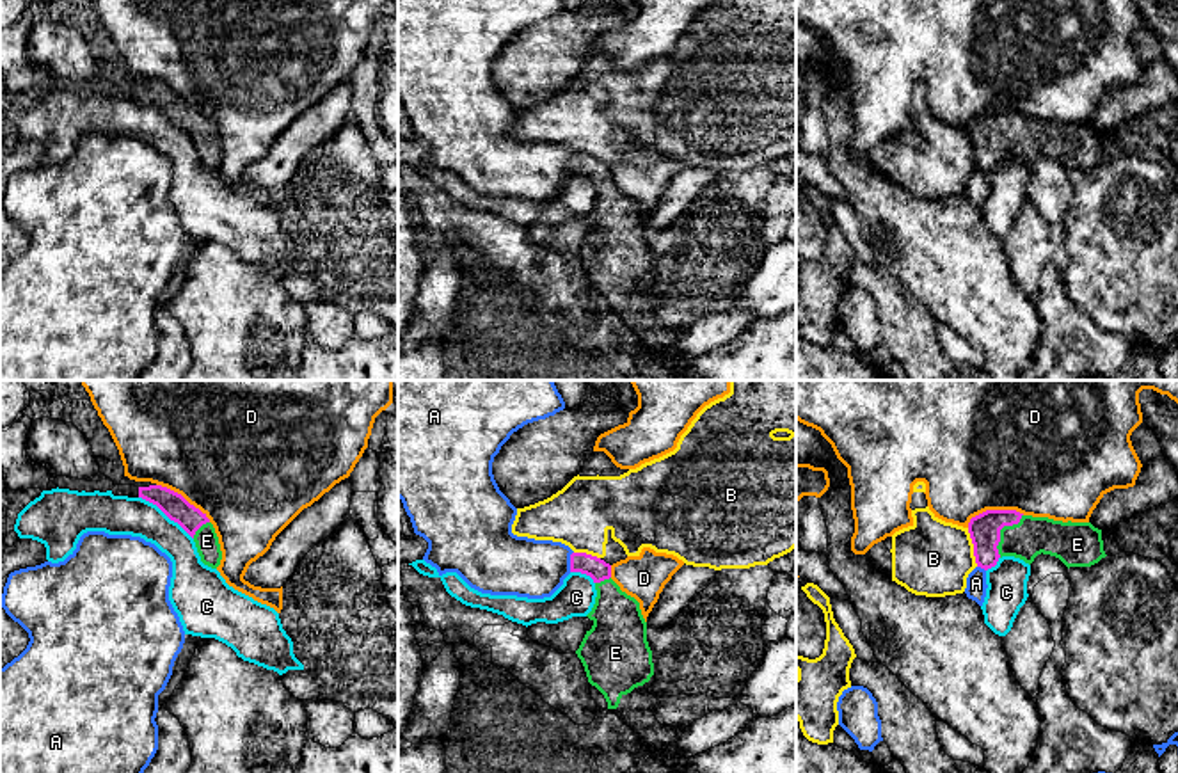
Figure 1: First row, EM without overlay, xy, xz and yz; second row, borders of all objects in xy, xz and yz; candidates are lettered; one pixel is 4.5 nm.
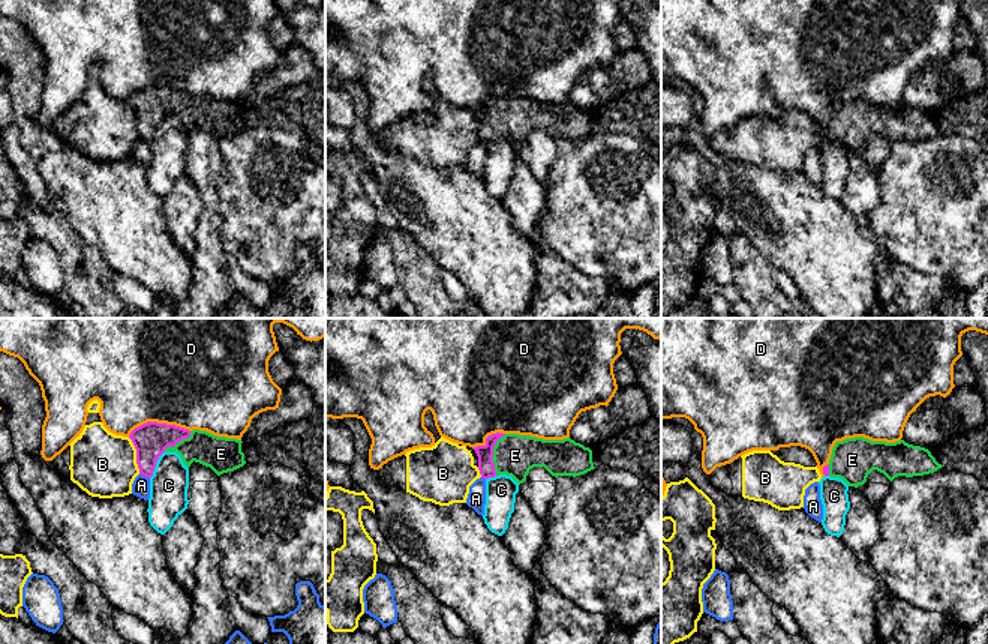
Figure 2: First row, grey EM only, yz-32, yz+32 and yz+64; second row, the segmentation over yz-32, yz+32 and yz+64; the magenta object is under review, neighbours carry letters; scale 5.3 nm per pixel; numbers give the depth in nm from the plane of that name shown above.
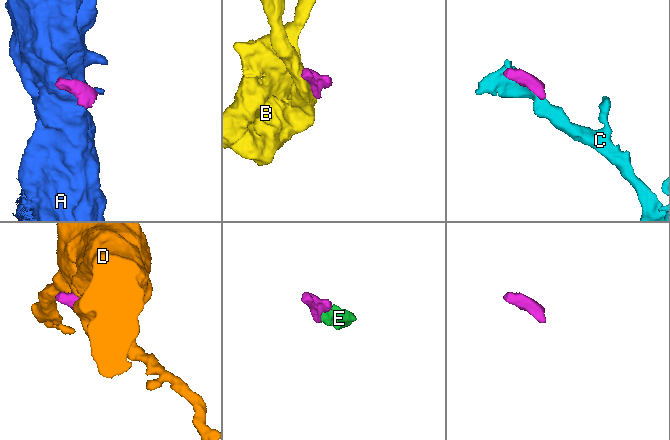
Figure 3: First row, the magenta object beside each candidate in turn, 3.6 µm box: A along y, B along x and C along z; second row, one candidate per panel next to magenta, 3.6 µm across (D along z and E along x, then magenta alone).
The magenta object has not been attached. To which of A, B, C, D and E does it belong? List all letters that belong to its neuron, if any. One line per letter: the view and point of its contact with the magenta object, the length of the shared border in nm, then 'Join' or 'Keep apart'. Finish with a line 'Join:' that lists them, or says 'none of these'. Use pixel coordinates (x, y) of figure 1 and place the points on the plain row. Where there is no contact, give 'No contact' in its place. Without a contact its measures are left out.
A: Touches magenta at xz (571, 164). Shared border 100 nm. Keep apart
B: Touches magenta at yz (974, 150). Shared border 180 nm. Keep apart
C: Touches magenta at xy (166, 116). Shared border 320 nm. Keep apart
D: Touches magenta at yz (994, 112). Shared border 280 nm. Keep apart
E: Touches magenta at yz (999, 134). Shared border 220 nm. Join
Join: E

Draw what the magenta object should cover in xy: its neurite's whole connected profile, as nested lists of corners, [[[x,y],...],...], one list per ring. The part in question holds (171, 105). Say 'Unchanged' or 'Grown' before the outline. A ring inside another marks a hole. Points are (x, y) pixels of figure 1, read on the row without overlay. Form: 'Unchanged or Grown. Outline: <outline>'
Grown. Outline: [[[162,87],[139,89],[139,100],[156,107],[194,140],[204,167],[211,171],[220,167],[222,153],[219,139],[206,116],[190,107],[181,96]]]

